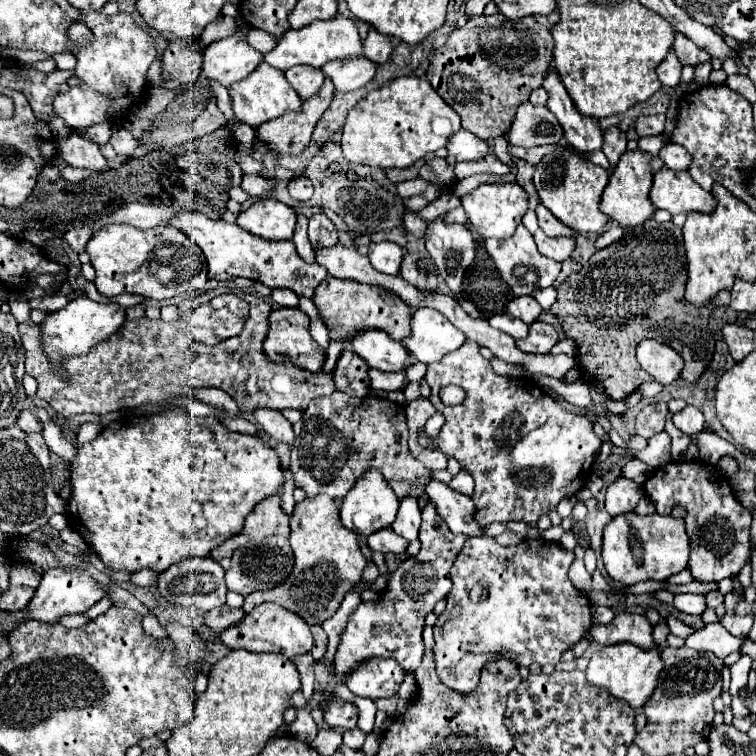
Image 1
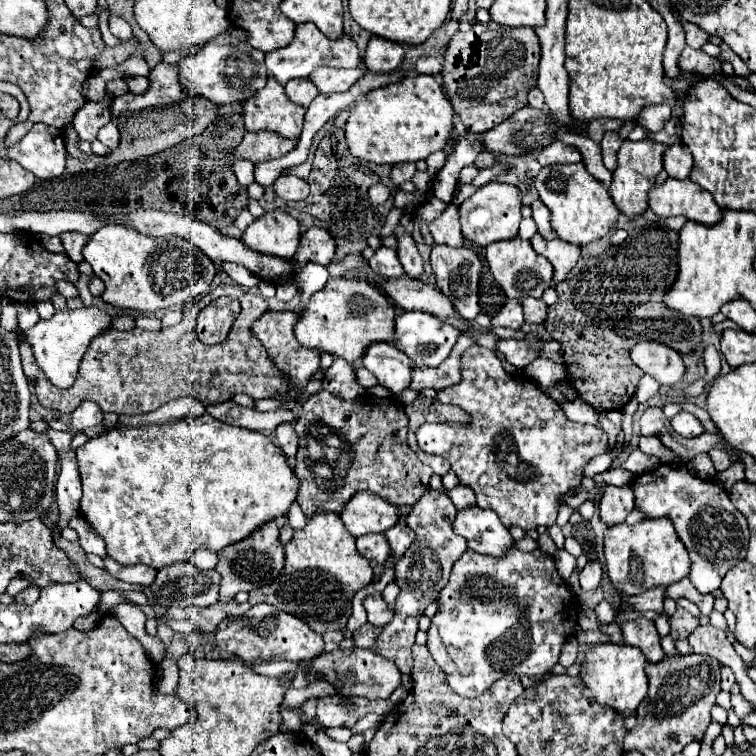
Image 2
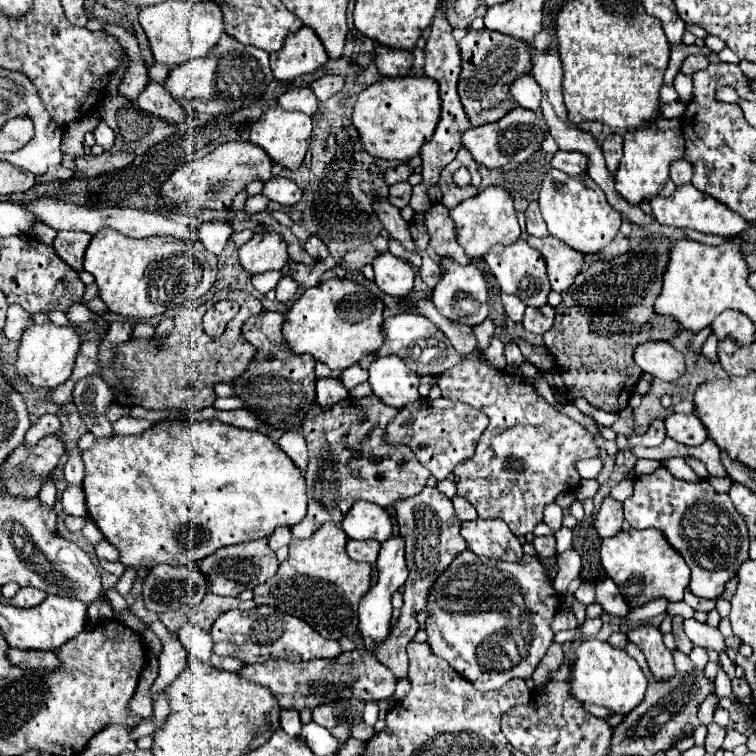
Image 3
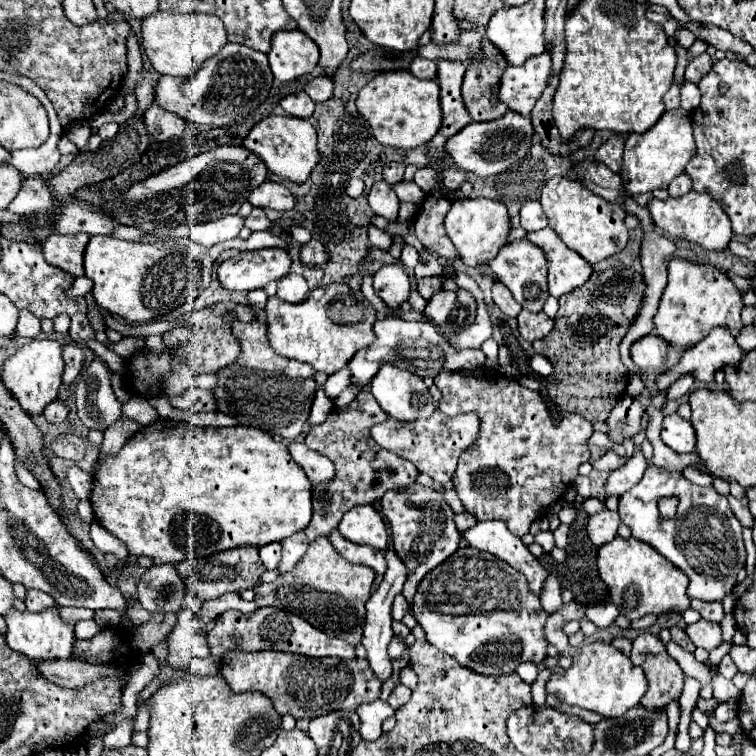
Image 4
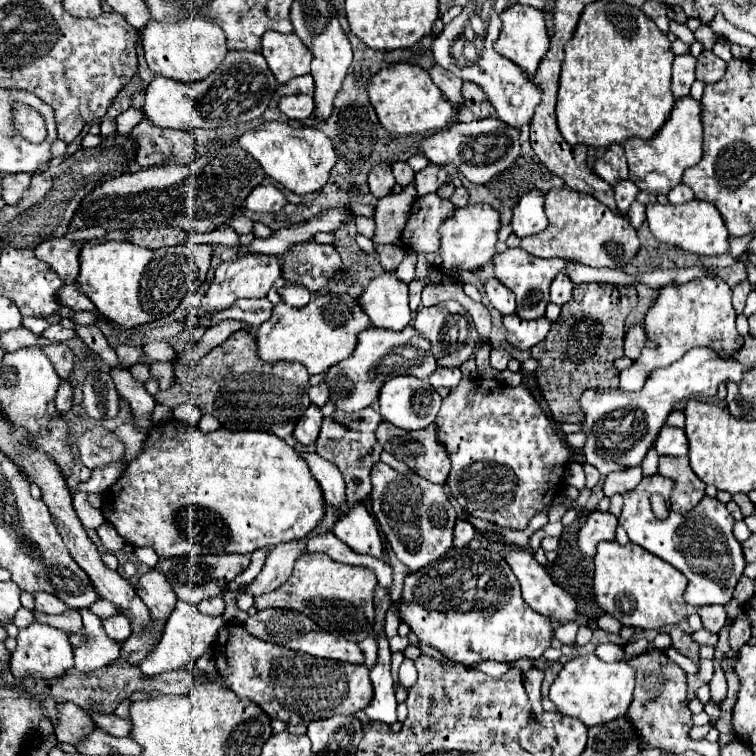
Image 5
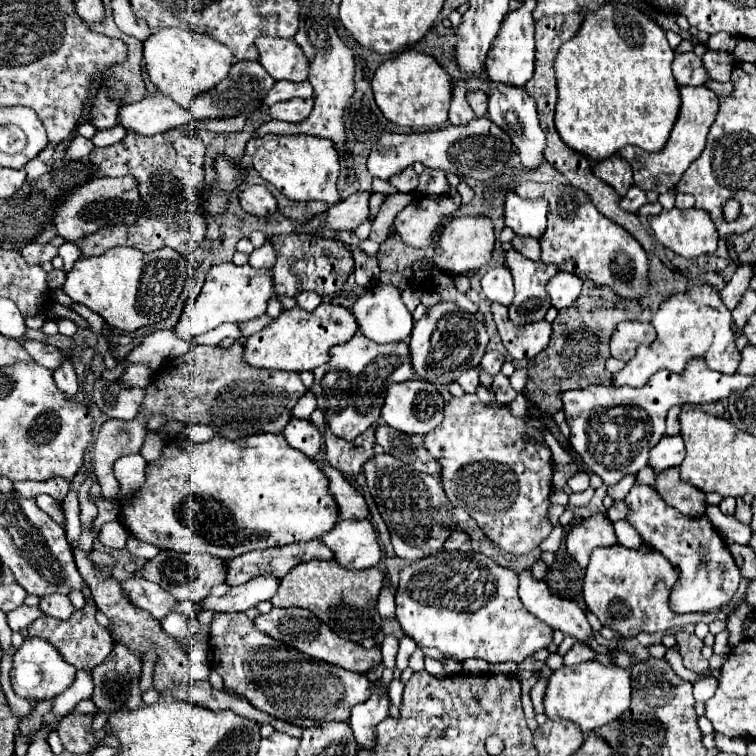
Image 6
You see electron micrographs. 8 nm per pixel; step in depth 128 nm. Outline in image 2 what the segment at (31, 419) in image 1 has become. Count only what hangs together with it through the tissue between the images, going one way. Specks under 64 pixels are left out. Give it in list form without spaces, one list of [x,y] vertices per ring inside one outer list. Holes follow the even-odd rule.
[[[84,400],[76,412],[72,414],[72,422],[70,426],[74,430],[82,430],[82,428],[88,428],[88,426],[96,426],[96,424],[102,424],[104,420],[104,412],[100,410],[100,406],[96,402],[90,402],[90,400]],[[50,430],[46,432],[52,440],[52,444],[56,446],[56,450],[70,450],[70,440],[76,432],[56,432],[56,430]]]

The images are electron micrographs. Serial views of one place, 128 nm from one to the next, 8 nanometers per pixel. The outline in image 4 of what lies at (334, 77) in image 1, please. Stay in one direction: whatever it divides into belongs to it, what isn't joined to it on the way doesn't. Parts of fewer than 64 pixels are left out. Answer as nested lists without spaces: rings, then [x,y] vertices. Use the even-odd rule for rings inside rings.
[[[318,76],[314,80],[310,80],[306,86],[304,86],[304,92],[318,104],[318,102],[324,102],[328,100],[328,96],[332,96],[332,80],[328,80],[326,76]]]

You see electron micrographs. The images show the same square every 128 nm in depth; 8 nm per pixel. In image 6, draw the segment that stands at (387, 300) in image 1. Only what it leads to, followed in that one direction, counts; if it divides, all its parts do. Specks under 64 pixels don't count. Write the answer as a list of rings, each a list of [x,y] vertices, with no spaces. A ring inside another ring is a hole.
[[[320,304],[314,312],[302,308],[284,310],[270,326],[252,334],[244,344],[244,362],[254,368],[302,372],[328,362],[328,350],[348,342],[356,334],[356,318],[350,310],[334,304]]]

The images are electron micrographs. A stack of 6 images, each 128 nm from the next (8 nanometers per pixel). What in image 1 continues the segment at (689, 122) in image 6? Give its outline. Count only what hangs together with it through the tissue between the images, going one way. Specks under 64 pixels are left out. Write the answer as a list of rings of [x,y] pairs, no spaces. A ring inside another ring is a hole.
[[[626,150],[620,156],[620,162],[614,166],[614,172],[610,176],[608,186],[604,188],[602,194],[602,202],[600,202],[600,210],[604,210],[604,214],[608,214],[612,220],[616,220],[620,226],[638,226],[644,224],[648,218],[652,218],[654,208],[652,202],[648,200],[648,192],[652,188],[652,154],[644,152],[644,150]]]

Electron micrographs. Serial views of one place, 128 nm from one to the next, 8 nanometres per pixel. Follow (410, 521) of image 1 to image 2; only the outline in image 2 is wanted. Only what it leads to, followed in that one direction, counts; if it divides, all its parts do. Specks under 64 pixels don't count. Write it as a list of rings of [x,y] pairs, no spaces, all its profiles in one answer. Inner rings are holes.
[[[400,520],[400,522],[398,522],[394,528],[390,528],[388,532],[384,532],[384,536],[386,536],[388,544],[390,544],[390,556],[394,558],[394,562],[398,562],[398,560],[404,556],[404,552],[410,548],[410,544],[412,544],[412,540],[414,540],[412,530],[406,528],[404,520]]]

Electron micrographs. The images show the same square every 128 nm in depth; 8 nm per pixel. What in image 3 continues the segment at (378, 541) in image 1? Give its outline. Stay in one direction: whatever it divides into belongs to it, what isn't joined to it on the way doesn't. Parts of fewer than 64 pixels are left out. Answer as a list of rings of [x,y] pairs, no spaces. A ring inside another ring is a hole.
[[[348,540],[346,542],[346,554],[356,560],[356,562],[366,562],[366,564],[374,564],[380,552],[380,544],[376,544],[376,540]]]

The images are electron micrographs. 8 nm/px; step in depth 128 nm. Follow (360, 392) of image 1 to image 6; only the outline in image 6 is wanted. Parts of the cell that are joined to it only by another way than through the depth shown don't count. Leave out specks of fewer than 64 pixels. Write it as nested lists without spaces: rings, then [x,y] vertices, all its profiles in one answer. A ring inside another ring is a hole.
[[[290,420],[282,434],[292,448],[304,452],[310,458],[322,450],[322,434],[308,420]]]

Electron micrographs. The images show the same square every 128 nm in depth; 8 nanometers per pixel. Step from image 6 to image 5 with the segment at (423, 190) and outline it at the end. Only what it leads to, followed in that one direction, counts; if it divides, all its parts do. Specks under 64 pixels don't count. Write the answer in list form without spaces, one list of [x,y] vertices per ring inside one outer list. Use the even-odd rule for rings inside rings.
[[[428,164],[424,170],[416,172],[416,192],[418,196],[426,196],[430,192],[436,192],[444,182],[448,180],[448,174],[442,166],[434,166],[434,164]]]

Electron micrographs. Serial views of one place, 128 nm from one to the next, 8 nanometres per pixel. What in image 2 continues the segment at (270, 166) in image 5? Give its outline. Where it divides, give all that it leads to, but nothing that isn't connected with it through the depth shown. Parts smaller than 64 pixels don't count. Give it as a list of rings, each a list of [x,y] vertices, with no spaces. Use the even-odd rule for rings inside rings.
[[[272,76],[256,96],[244,102],[244,124],[248,132],[268,130],[288,140],[298,140],[304,124],[306,108],[292,104],[284,94],[284,86]]]

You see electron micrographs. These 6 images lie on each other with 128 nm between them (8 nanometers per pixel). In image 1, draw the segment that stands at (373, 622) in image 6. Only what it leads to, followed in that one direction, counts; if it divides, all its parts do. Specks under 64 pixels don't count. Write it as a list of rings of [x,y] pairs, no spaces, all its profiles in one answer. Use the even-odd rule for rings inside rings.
[[[314,496],[296,504],[290,530],[290,548],[294,552],[290,584],[278,584],[266,592],[254,592],[244,600],[242,608],[248,614],[260,602],[278,602],[286,610],[302,616],[310,626],[322,624],[338,612],[346,592],[362,578],[368,562],[360,552],[358,536],[340,524],[336,502],[330,496]]]

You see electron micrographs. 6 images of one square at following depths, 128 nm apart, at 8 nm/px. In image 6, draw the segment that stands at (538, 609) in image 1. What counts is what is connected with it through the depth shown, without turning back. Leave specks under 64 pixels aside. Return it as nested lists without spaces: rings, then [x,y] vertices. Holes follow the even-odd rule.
[[[438,552],[434,556],[416,560],[400,570],[400,582],[396,590],[396,618],[418,646],[438,648],[444,656],[456,662],[468,658],[482,658],[494,662],[522,662],[536,650],[546,648],[552,642],[552,628],[532,616],[518,596],[518,576],[512,570],[498,566],[494,560],[480,552]]]

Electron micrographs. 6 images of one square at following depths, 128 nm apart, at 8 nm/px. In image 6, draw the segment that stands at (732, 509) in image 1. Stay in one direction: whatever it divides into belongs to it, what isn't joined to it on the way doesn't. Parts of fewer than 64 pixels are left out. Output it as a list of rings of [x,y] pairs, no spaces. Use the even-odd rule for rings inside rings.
[[[634,484],[626,496],[630,506],[628,522],[640,532],[644,544],[660,552],[672,566],[680,570],[678,580],[670,592],[670,608],[676,614],[688,612],[710,612],[726,606],[738,590],[740,570],[736,568],[732,556],[728,556],[728,546],[714,530],[708,518],[690,520],[678,510],[670,508],[654,488]]]

